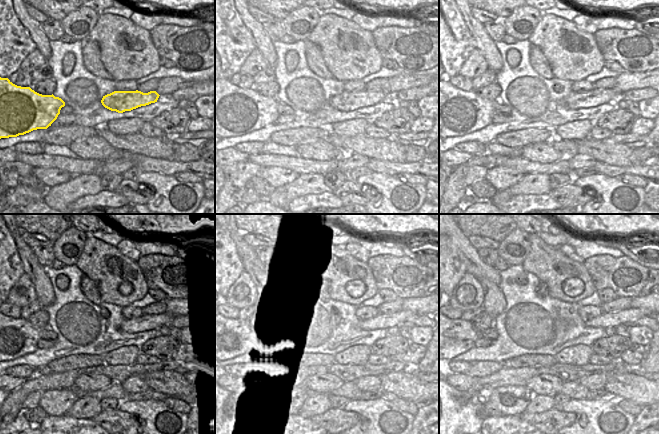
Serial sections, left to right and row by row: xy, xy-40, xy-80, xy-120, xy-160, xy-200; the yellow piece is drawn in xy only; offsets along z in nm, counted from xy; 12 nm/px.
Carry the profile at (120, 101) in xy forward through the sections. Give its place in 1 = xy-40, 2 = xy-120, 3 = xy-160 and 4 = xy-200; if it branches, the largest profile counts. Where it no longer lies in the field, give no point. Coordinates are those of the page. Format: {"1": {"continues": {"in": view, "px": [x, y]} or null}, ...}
{"1": {"continues": {"in": "xy-40", "px": [346, 101]}}, "2": {"continues": {"in": "xy-120", "px": [146, 322]}}, "3": {"continues": {"in": "xy-160", "px": [381, 321]}}, "4": {"continues": {"in": "xy-200", "px": [630, 315]}}}

